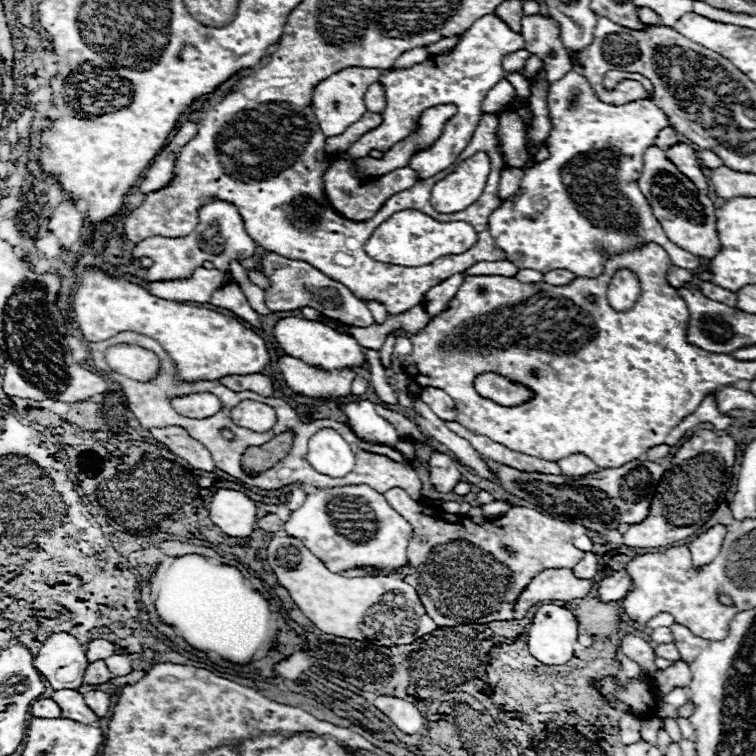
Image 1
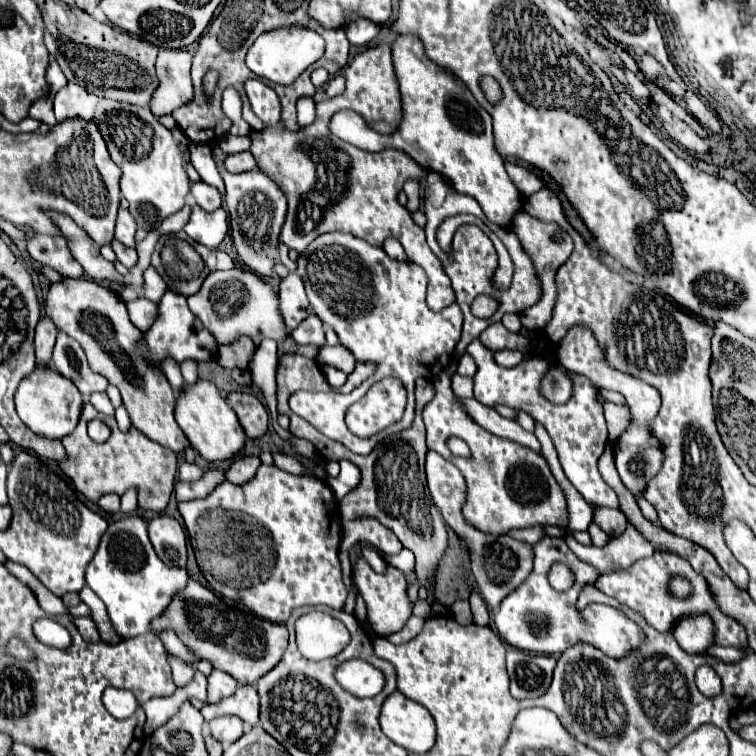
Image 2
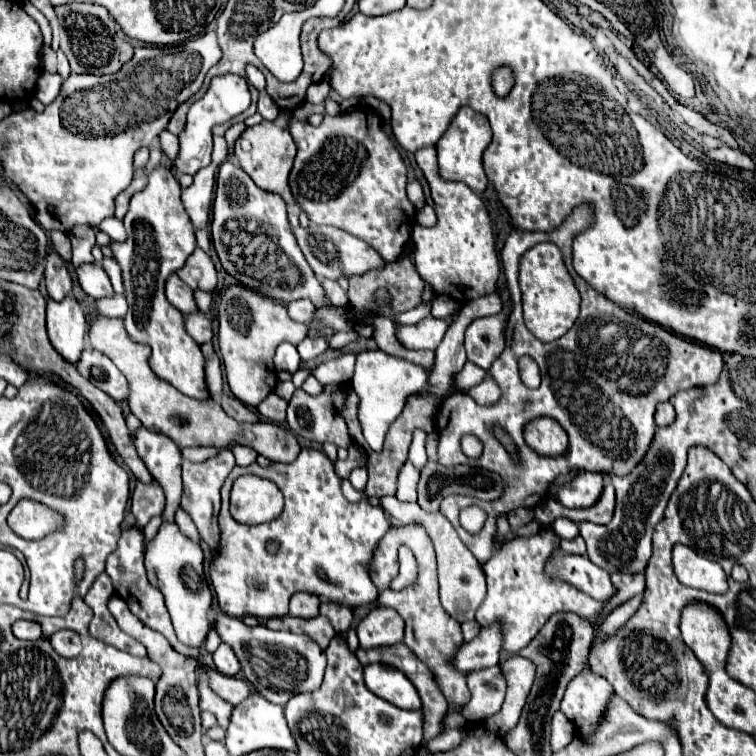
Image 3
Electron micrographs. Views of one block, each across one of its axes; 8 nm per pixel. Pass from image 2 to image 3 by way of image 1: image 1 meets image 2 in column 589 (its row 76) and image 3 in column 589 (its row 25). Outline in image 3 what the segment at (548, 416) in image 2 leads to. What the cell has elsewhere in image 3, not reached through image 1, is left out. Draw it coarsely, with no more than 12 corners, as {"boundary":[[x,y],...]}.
{"boundary":[[580,472],[554,490],[566,508],[588,508],[602,492],[602,474]]}

